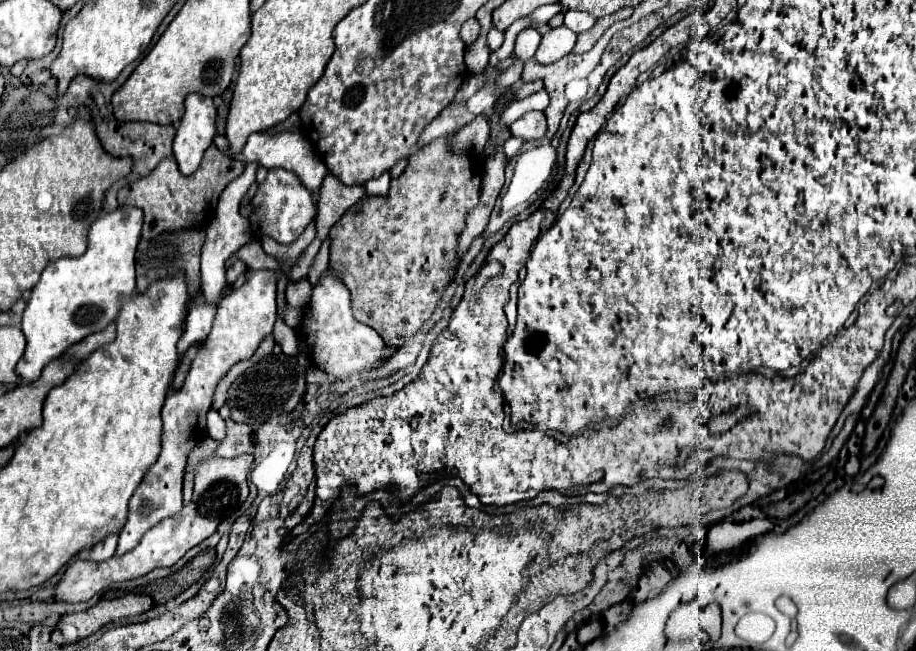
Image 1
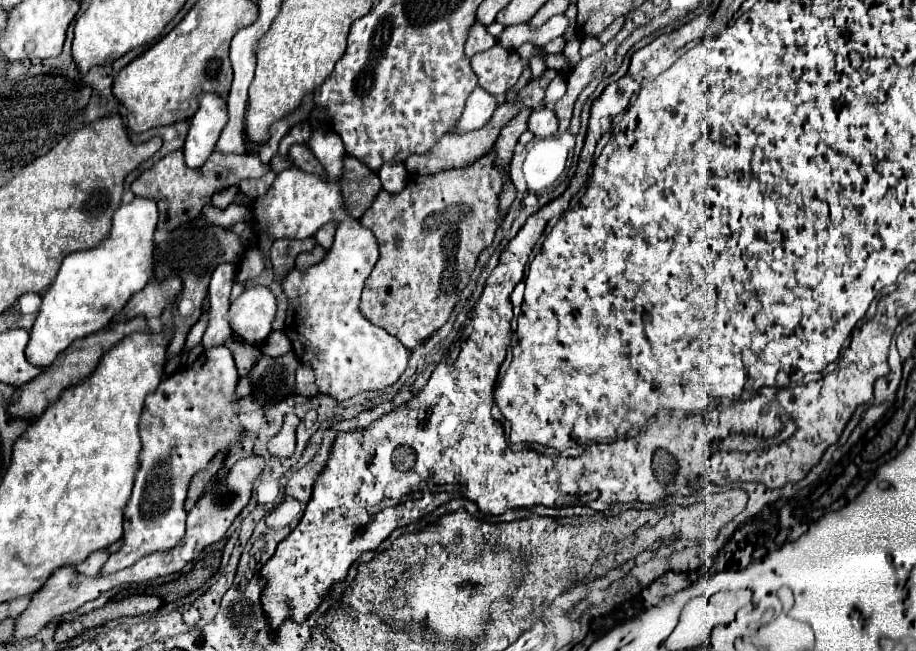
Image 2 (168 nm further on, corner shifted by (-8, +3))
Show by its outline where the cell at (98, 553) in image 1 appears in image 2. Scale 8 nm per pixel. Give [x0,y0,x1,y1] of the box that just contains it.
[75,550,109,576]

